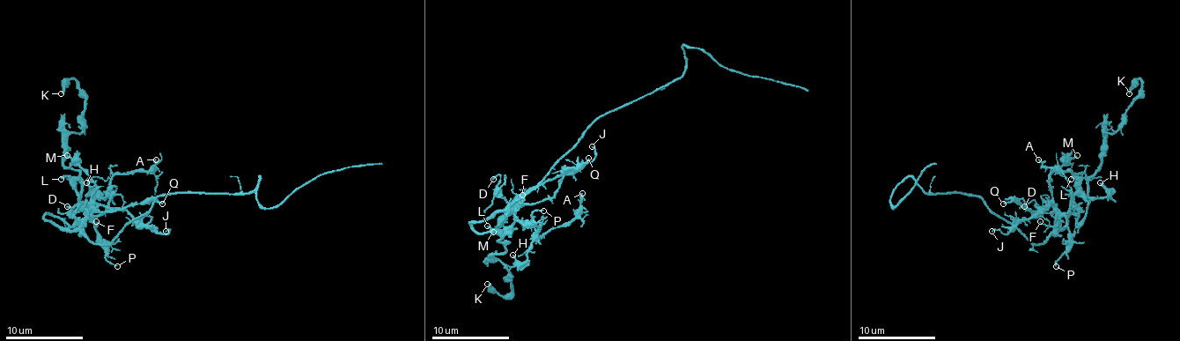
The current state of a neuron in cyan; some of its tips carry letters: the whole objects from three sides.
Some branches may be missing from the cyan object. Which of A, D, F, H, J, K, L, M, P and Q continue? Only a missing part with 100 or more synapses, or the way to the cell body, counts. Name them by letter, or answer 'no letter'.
no letter

